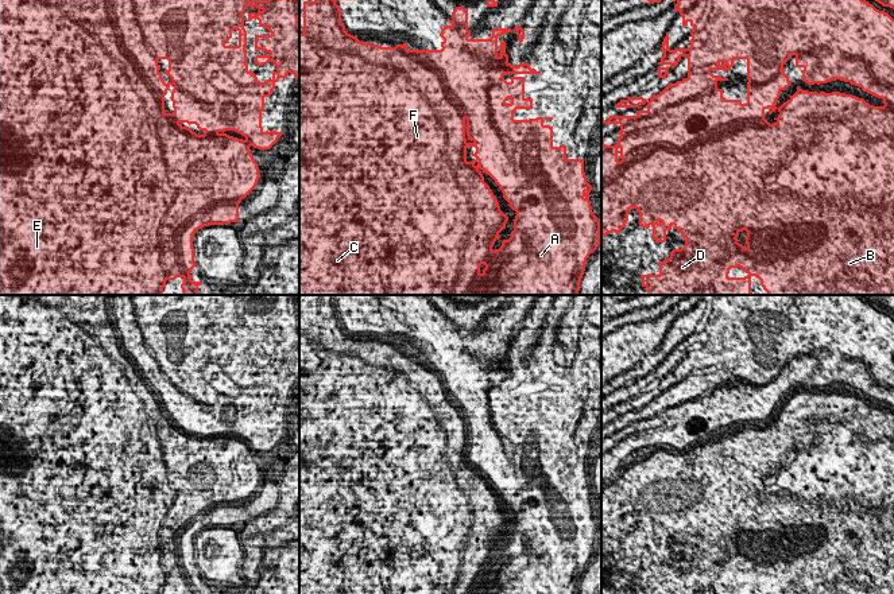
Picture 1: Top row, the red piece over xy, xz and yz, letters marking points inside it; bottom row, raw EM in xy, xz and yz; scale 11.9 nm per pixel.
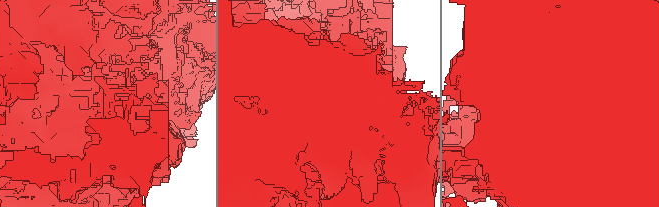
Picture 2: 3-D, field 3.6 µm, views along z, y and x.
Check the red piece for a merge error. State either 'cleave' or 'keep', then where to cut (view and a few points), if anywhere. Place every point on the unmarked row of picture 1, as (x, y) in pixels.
keep; cut none

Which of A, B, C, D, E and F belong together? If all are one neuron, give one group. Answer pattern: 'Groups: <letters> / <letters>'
Groups: A B C D E F

